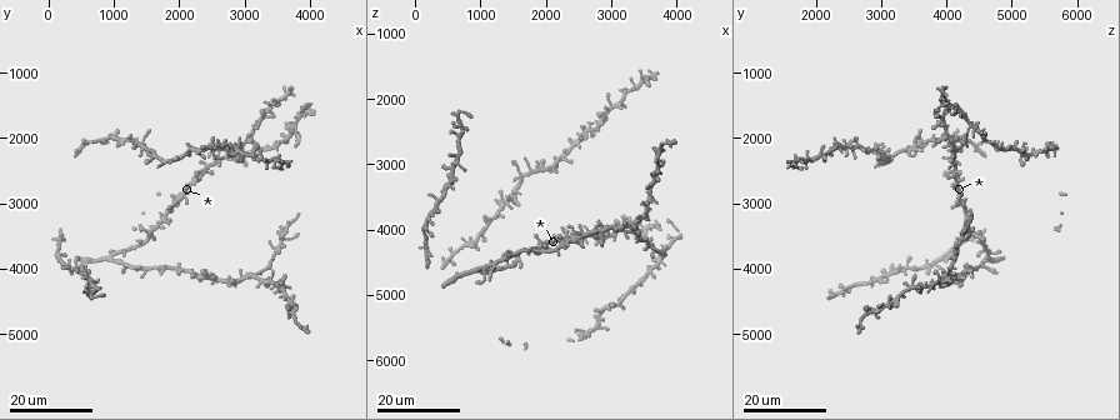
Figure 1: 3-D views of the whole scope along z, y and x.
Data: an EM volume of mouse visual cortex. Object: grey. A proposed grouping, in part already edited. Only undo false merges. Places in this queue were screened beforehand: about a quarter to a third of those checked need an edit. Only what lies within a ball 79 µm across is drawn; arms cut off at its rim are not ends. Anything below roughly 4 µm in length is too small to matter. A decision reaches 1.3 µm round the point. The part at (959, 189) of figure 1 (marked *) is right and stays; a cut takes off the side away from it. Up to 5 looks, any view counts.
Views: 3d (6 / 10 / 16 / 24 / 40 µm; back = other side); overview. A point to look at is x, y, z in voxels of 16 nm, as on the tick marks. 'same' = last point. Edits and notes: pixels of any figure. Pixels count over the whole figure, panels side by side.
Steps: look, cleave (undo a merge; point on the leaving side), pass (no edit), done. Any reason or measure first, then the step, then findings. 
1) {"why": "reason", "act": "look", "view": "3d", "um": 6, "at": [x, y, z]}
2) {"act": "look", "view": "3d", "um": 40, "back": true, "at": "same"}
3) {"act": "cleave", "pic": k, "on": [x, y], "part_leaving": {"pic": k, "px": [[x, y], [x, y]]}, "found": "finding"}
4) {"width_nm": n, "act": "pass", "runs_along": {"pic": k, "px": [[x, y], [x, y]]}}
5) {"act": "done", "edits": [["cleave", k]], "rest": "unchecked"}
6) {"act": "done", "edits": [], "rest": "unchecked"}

{"why": "three-way junction", "act": "look", "view": "3d", "um": 16, "at": [1050, 3750, 4650]}

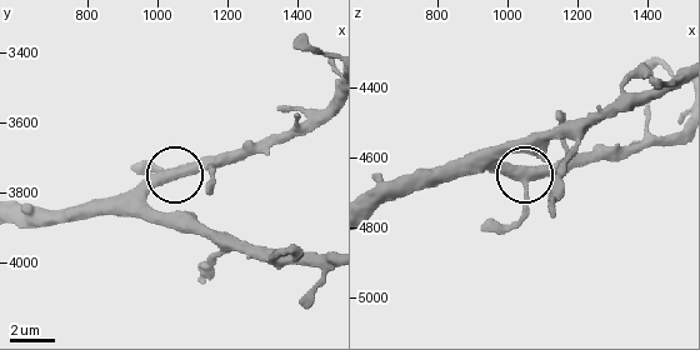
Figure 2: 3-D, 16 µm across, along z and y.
{"why": "zoom in", "act": "look", "view": "3d", "um": 6, "at": [1050, 3750, 4660]}

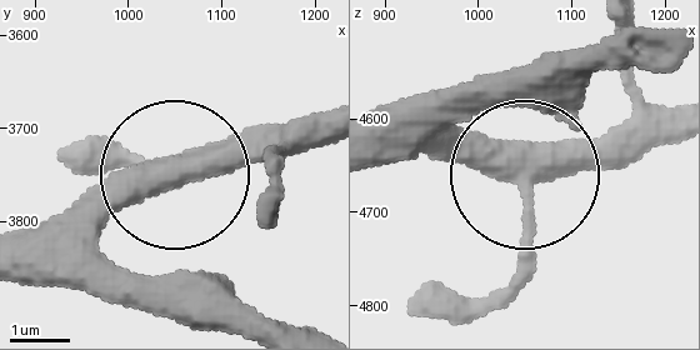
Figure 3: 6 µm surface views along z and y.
{"side_arm_um": 22, "act": "pass", "runs_along": {"pic": 3, "px": [[674, 136], [530, 176], [510, 306]]}, "found": "continuous, no second neuron"}

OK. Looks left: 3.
{"why": "thin arm on a thick one", "act": "look", "view": "3d", "um": 24, "at": [1600, 2250, 3200]}

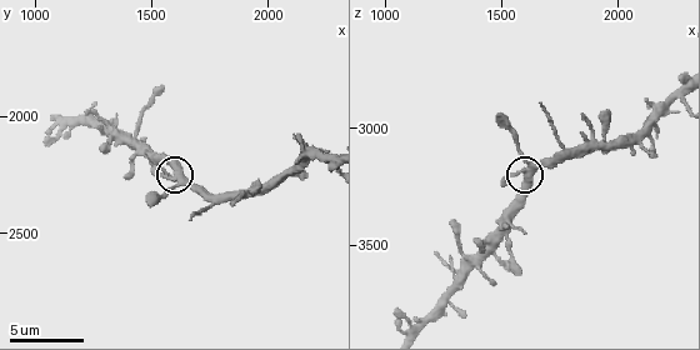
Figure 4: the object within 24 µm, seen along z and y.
{"why": "zoom in", "act": "look", "view": "3d", "um": 10, "at": [1620, 2280, 3150]}

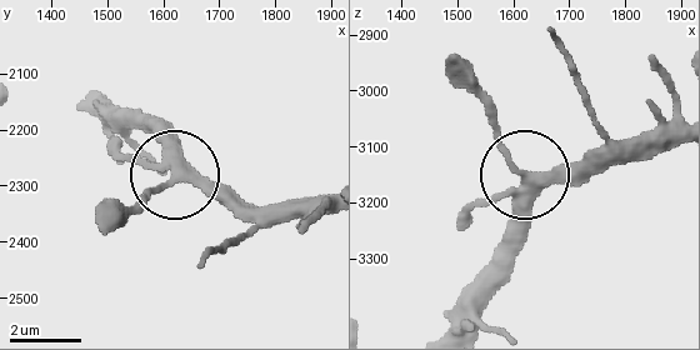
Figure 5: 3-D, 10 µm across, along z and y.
{"arms": 4, "act": "pass", "found": "continuous, no second neuron"}

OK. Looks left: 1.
{"act": "done", "edits": [], "rest": "unchecked"}

